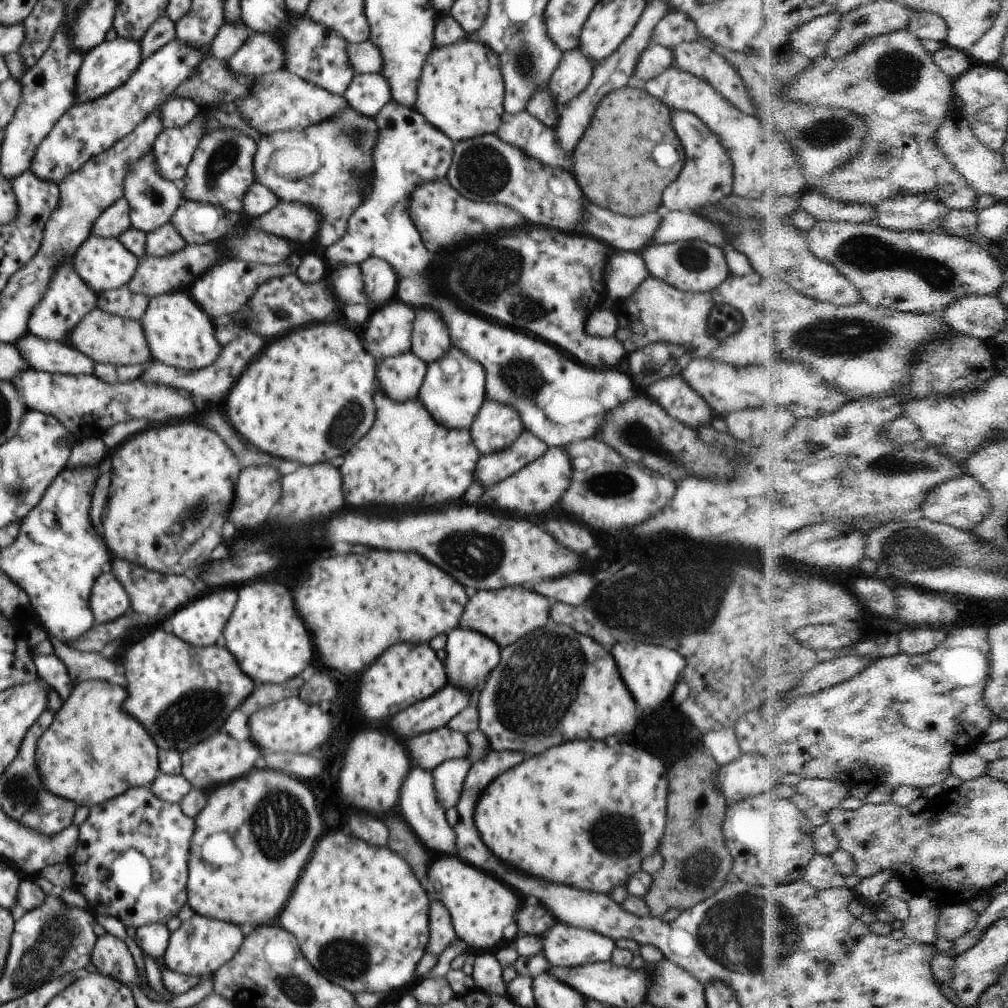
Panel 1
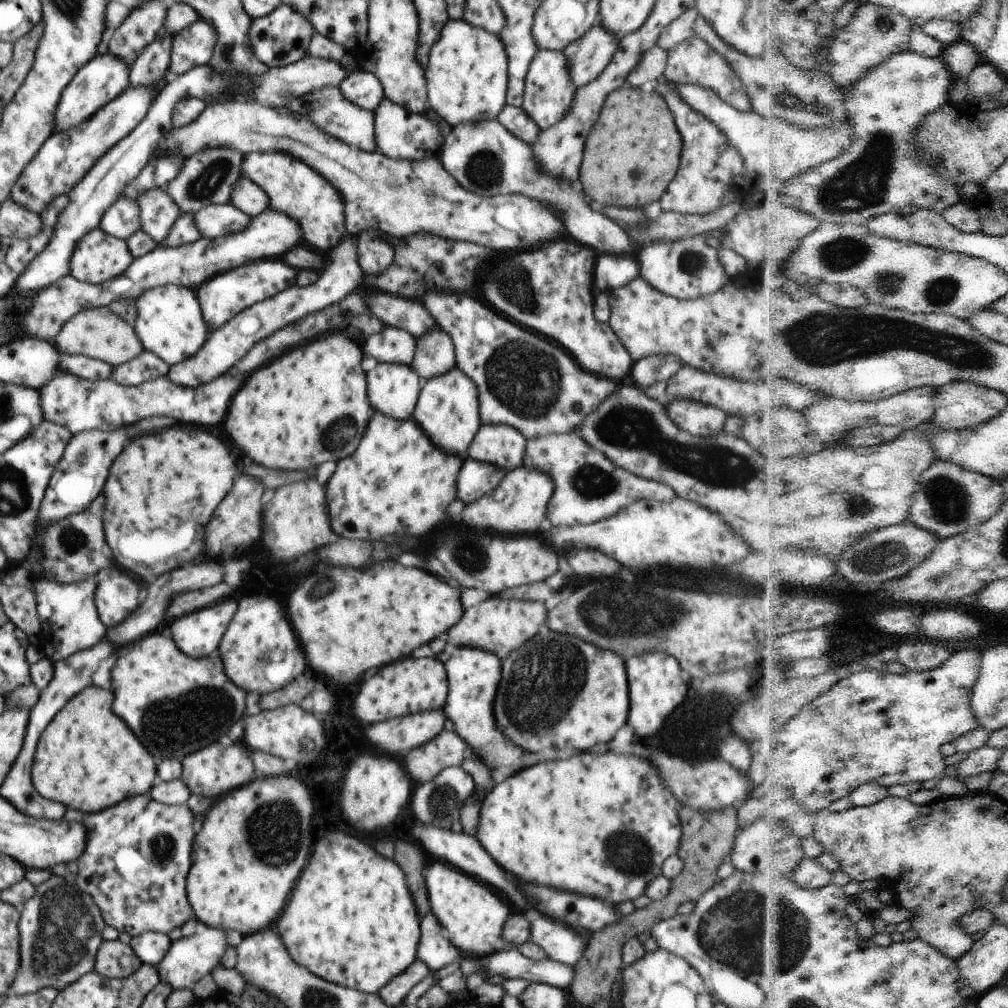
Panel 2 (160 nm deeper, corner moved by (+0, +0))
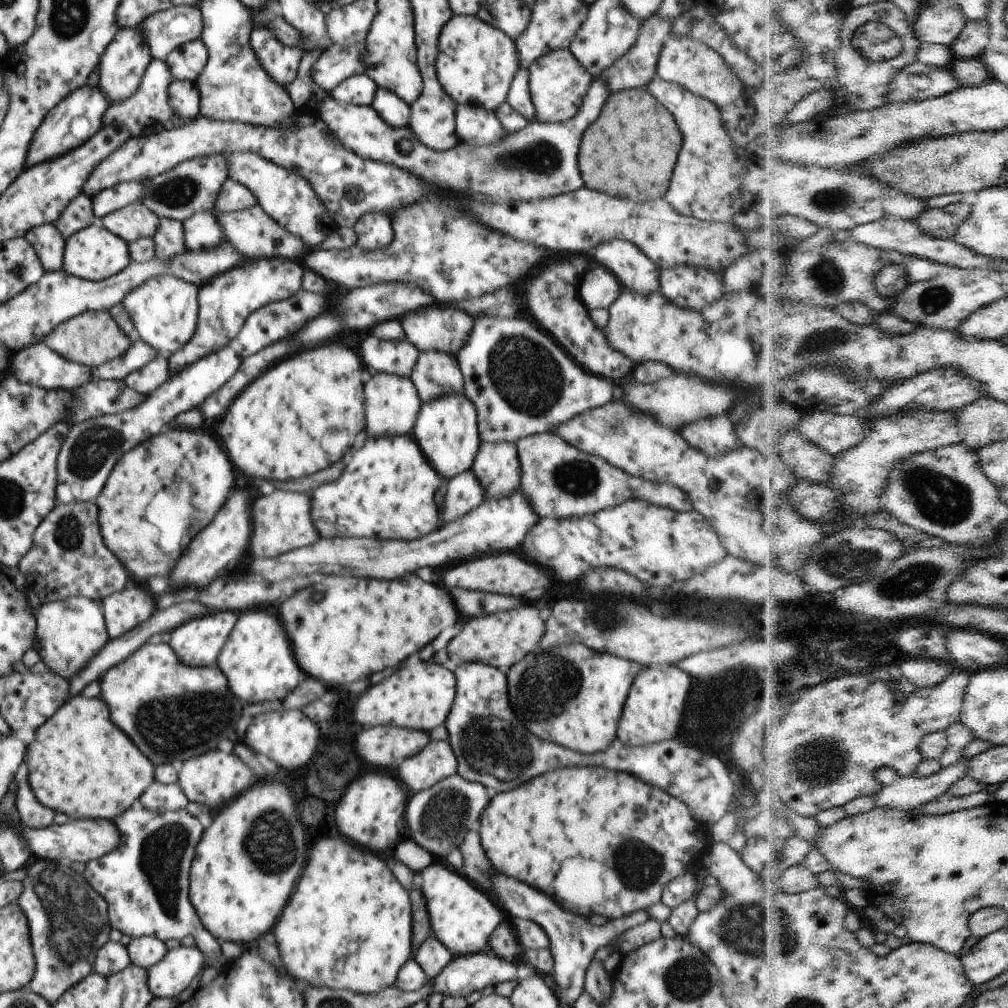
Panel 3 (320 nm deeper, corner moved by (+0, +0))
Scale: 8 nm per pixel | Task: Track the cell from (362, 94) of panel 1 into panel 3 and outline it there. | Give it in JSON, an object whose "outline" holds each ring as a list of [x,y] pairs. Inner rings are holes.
{"outline":[[[366,73],[352,75],[333,88],[330,96],[340,104],[370,106],[377,84]]]}

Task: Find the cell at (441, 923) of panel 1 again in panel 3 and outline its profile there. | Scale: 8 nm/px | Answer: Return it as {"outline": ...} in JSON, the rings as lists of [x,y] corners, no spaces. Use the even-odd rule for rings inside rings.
{"outline":[[[434,935],[430,936],[414,954],[414,960],[432,980],[454,958],[454,955]]]}

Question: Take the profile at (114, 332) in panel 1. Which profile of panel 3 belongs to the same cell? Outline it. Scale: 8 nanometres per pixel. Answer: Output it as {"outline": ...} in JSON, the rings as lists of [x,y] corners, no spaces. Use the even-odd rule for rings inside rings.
{"outline":[[[86,311],[73,316],[56,326],[41,342],[66,360],[91,368],[123,355],[131,346],[131,341],[120,330],[108,311]]]}

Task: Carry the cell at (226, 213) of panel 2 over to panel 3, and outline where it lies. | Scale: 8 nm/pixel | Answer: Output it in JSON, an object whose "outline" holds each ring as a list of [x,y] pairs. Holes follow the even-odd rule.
{"outline":[[[258,204],[243,211],[216,213],[215,215],[218,217],[221,230],[227,236],[228,244],[233,245],[244,259],[280,258],[301,261],[307,252],[310,252],[310,248],[301,238],[282,228]]]}

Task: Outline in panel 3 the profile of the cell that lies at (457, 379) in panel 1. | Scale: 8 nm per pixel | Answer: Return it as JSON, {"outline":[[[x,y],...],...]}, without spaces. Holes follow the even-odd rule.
{"outline":[[[463,393],[444,395],[424,403],[414,423],[412,438],[418,443],[428,464],[444,482],[470,471],[481,443],[477,425],[477,412],[471,400]]]}

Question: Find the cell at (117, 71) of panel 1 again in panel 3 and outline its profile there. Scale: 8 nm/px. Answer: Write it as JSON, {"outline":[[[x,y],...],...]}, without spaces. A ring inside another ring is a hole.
{"outline":[[[87,84],[61,100],[52,108],[32,137],[31,146],[25,156],[24,170],[34,168],[40,163],[49,163],[52,159],[81,147],[103,127],[102,117],[108,107],[108,101],[99,87],[89,88]]]}

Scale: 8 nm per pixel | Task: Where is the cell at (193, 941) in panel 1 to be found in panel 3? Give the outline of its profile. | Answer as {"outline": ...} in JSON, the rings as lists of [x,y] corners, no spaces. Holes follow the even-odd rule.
{"outline":[[[180,945],[178,948],[169,950],[154,966],[147,969],[147,985],[150,992],[155,998],[174,999],[192,982],[204,959],[206,956],[199,951],[198,947]]]}

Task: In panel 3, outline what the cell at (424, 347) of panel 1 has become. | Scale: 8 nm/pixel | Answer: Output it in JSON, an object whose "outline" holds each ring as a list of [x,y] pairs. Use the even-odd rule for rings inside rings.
{"outline":[[[436,350],[419,352],[410,379],[423,404],[437,397],[463,392],[464,379],[457,355]]]}

